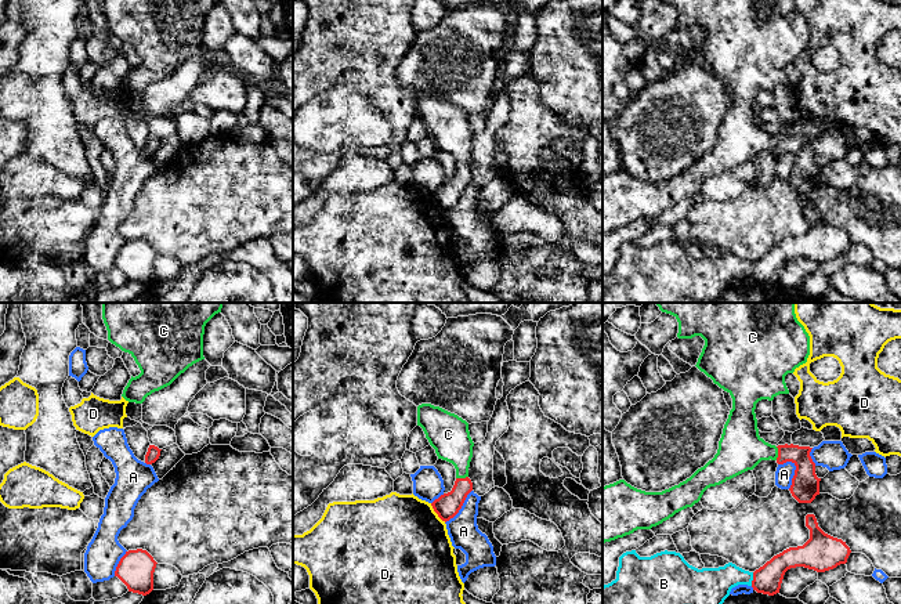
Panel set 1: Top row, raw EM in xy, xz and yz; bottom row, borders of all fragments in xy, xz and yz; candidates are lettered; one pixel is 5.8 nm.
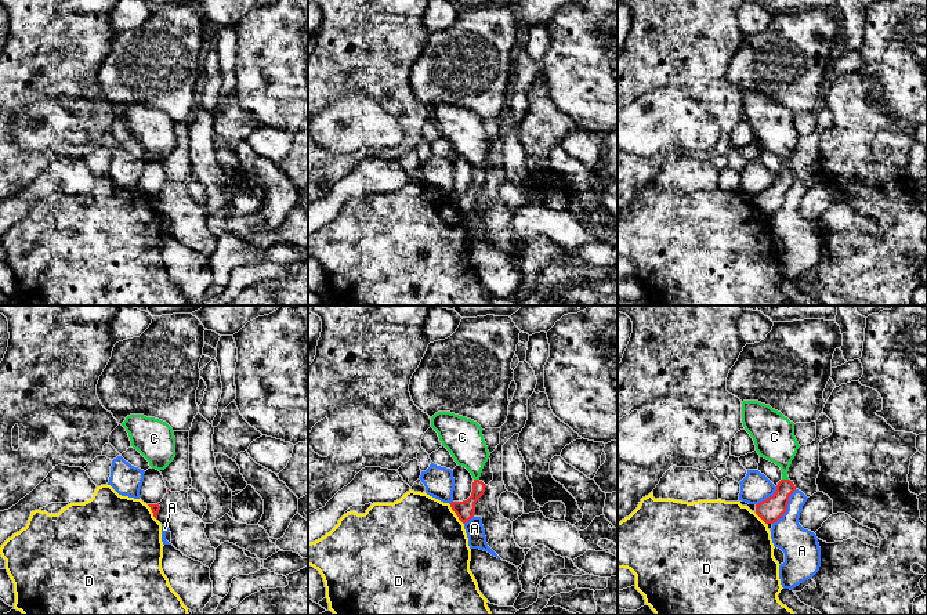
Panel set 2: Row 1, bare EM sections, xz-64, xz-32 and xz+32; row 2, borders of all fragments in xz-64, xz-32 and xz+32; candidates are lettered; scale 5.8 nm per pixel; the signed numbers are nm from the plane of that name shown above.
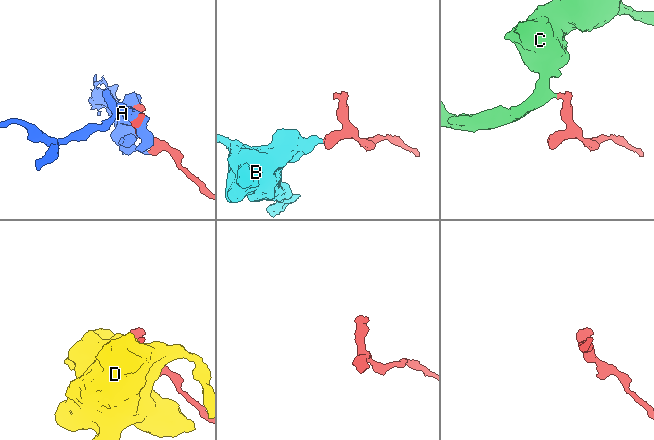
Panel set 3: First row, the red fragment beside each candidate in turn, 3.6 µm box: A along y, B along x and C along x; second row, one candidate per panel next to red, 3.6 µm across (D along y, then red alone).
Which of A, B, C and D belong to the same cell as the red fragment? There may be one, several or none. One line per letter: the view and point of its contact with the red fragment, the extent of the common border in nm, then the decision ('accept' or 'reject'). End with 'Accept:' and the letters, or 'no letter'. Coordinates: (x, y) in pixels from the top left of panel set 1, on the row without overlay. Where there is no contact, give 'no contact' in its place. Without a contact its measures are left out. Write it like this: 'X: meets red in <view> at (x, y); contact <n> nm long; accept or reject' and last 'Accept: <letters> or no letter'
A: meets red in yz at (795, 165); contact 170 nm long; reject
B: meets red in yz at (753, 270); contact 80 nm long; reject
C: meets red in yz at (778, 144); contact 80 nm long; accept
D: meets red in xz at (435, 202); contact 140 nm long; reject
Accept: C

